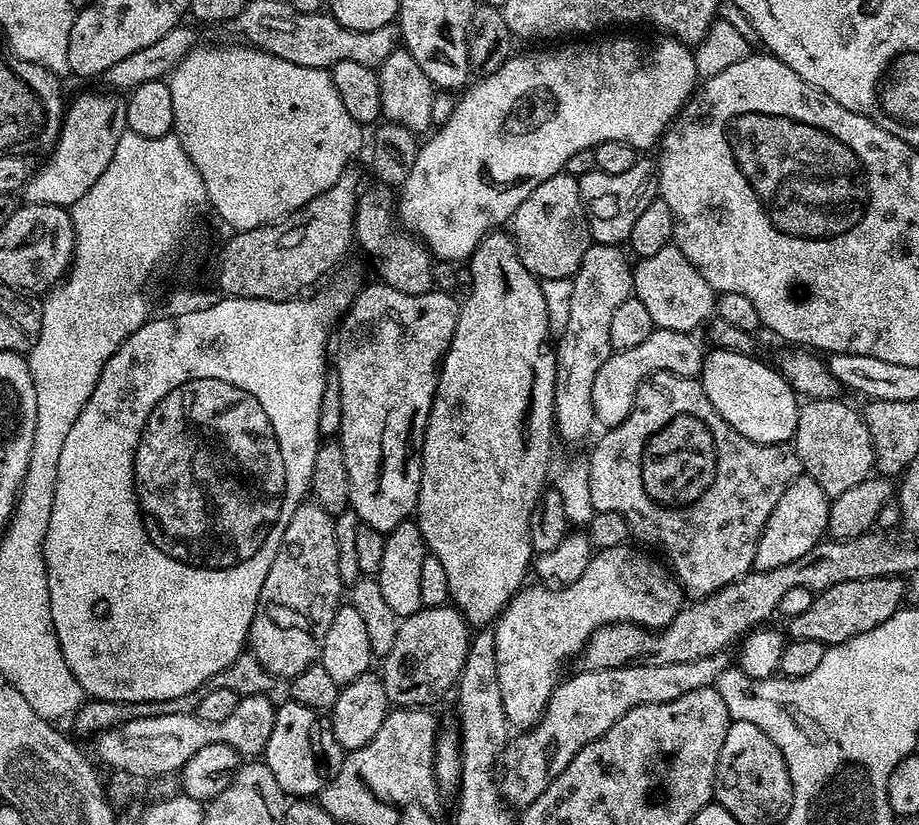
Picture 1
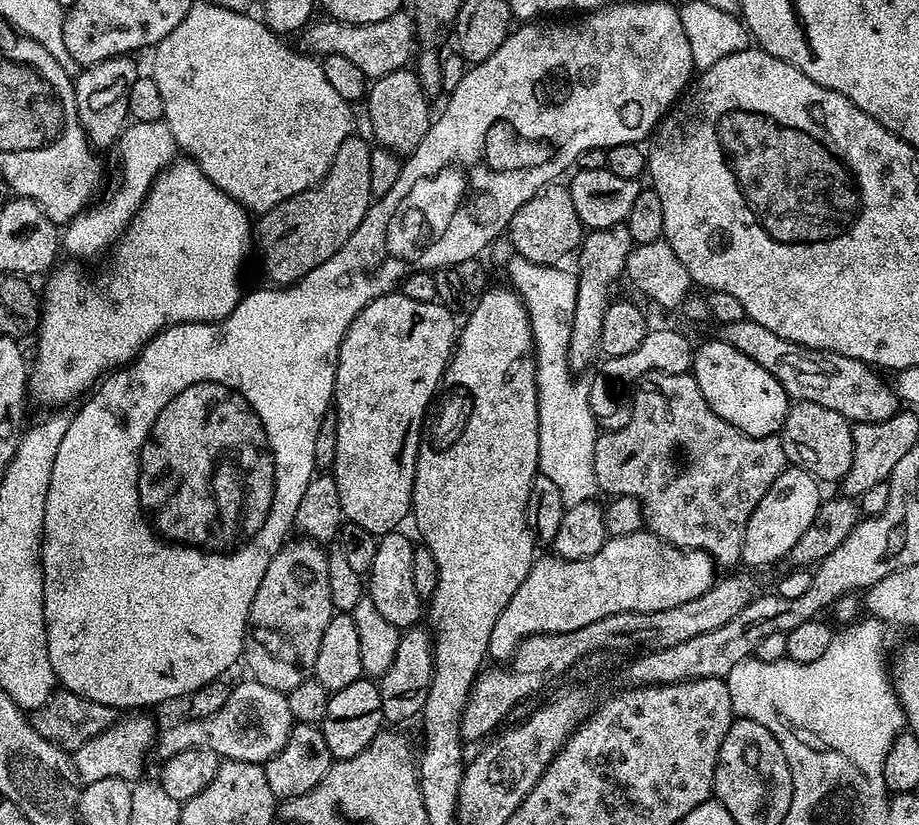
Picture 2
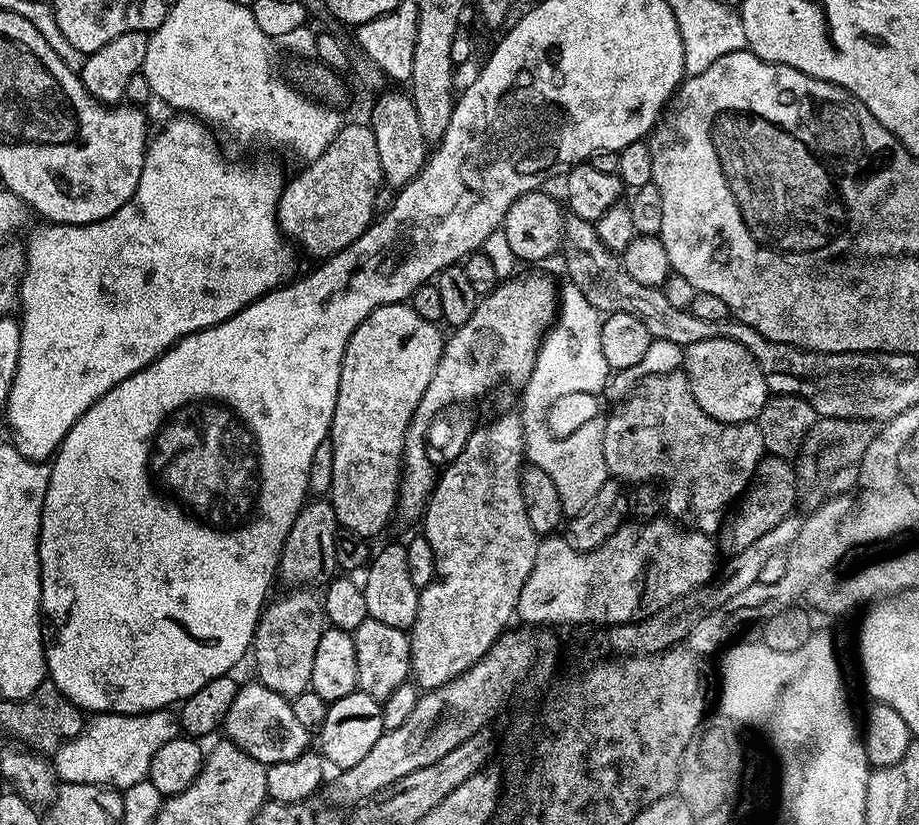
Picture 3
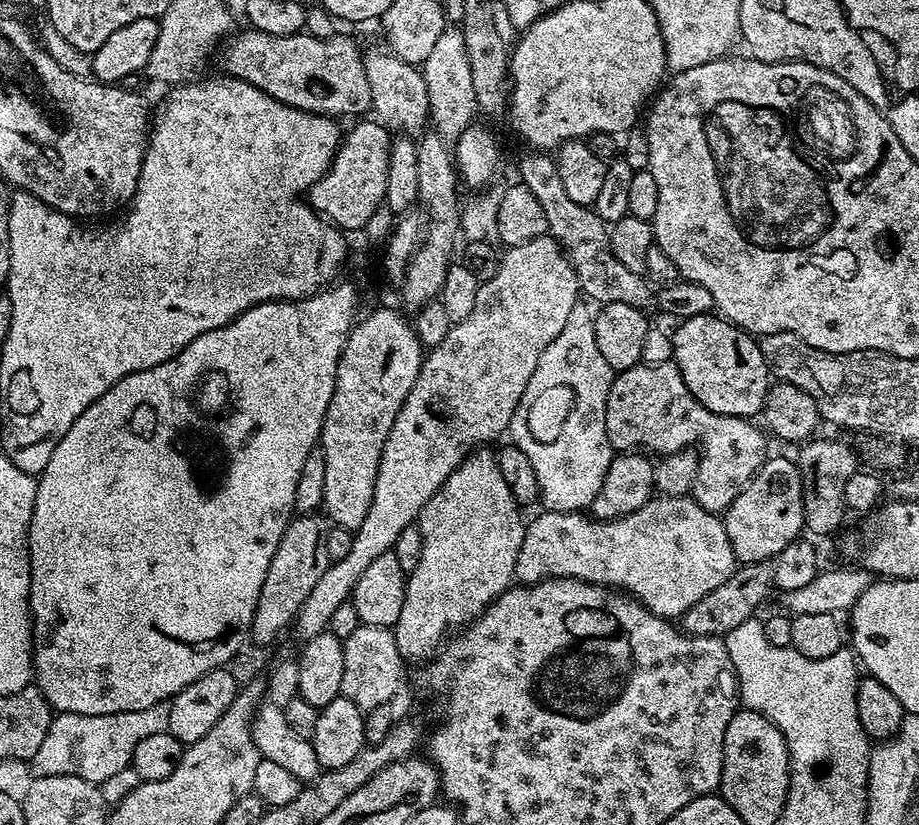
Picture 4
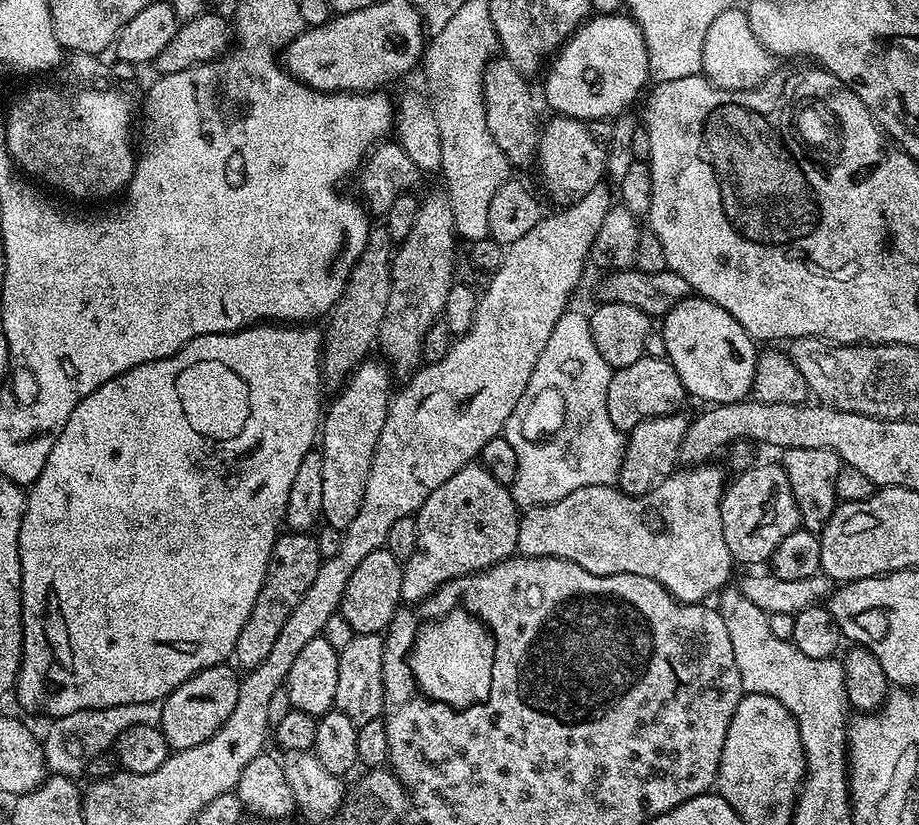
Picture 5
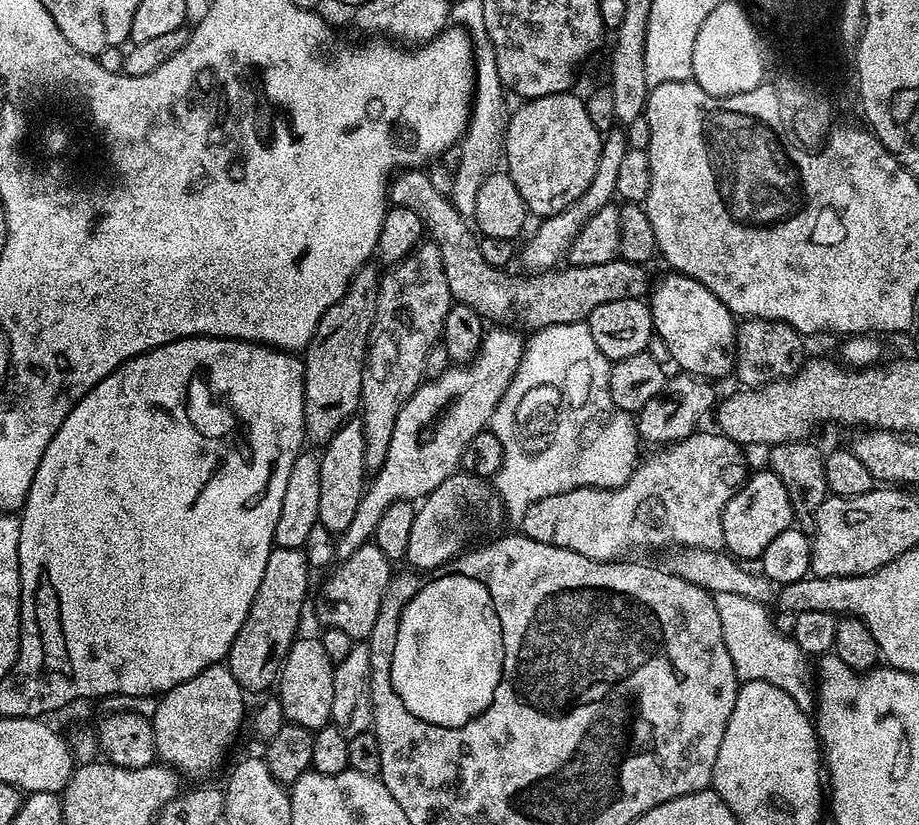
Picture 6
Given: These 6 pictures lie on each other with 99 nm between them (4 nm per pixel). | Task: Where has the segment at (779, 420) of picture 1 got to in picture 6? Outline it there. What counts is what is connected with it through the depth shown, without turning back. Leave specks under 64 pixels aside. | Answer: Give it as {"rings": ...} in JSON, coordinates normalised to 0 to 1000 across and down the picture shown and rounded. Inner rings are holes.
{"rings":[[[728,328],[718,341],[713,341],[707,354],[709,395],[713,406],[725,415],[730,440],[736,440],[741,452],[760,456],[764,461],[780,463],[787,456],[795,457],[801,444],[801,395],[797,377],[764,342]]]}

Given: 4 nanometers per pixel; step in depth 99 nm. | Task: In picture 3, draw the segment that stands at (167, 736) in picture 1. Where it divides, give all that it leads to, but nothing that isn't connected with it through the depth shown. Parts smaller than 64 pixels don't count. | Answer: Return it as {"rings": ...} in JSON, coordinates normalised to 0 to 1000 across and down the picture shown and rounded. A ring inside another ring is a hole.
{"rings":[[[273,827],[258,833],[255,851],[242,879],[242,887],[252,901],[258,902],[272,919],[282,926],[294,927],[303,924],[316,924],[328,913],[336,910],[335,892],[337,885],[324,875],[314,845],[304,844],[298,836],[282,827]]]}

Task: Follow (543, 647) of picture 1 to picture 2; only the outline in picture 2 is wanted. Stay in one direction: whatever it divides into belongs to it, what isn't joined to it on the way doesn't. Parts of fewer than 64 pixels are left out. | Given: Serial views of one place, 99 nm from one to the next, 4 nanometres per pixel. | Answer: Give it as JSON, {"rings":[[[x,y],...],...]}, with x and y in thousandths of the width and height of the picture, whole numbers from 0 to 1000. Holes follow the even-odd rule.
{"rings":[[[704,642],[667,650],[657,656],[651,672],[642,676],[613,679],[609,674],[597,672],[589,679],[588,675],[580,678],[579,688],[572,696],[572,705],[559,715],[559,725],[551,730],[551,739],[546,739],[546,744],[542,744],[542,754],[538,754],[531,795],[540,799],[536,800],[540,802],[552,802],[575,771],[629,764],[633,759],[642,759],[642,754],[651,754],[651,749],[674,742],[715,742],[729,739],[729,735],[742,735],[742,730],[751,730],[751,725],[760,725],[760,720],[768,720],[768,715],[773,715],[773,710],[781,702],[779,692],[781,685],[770,670],[726,659]]]}

